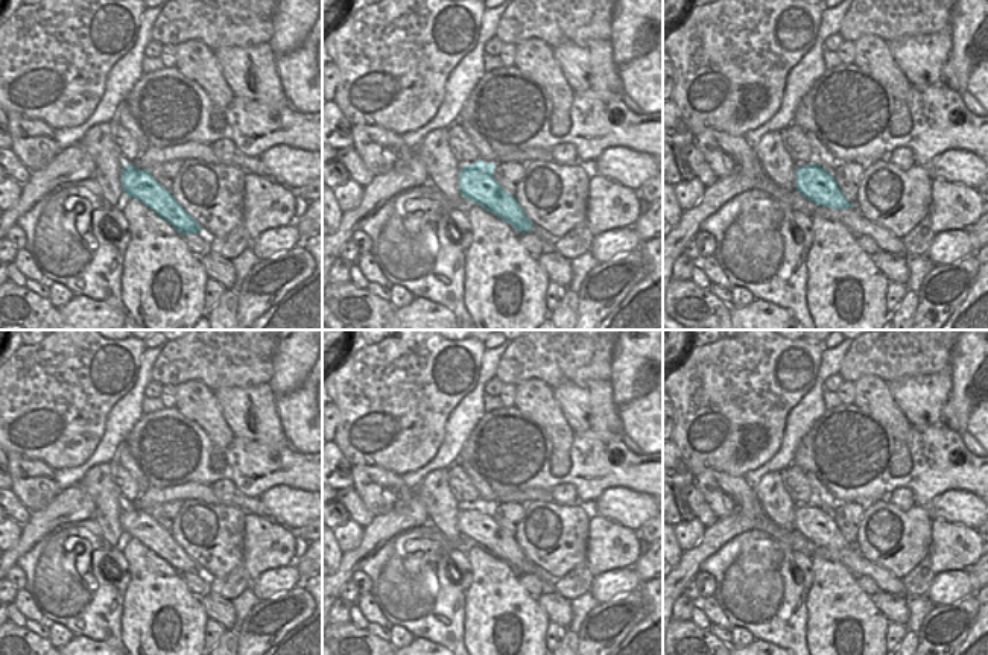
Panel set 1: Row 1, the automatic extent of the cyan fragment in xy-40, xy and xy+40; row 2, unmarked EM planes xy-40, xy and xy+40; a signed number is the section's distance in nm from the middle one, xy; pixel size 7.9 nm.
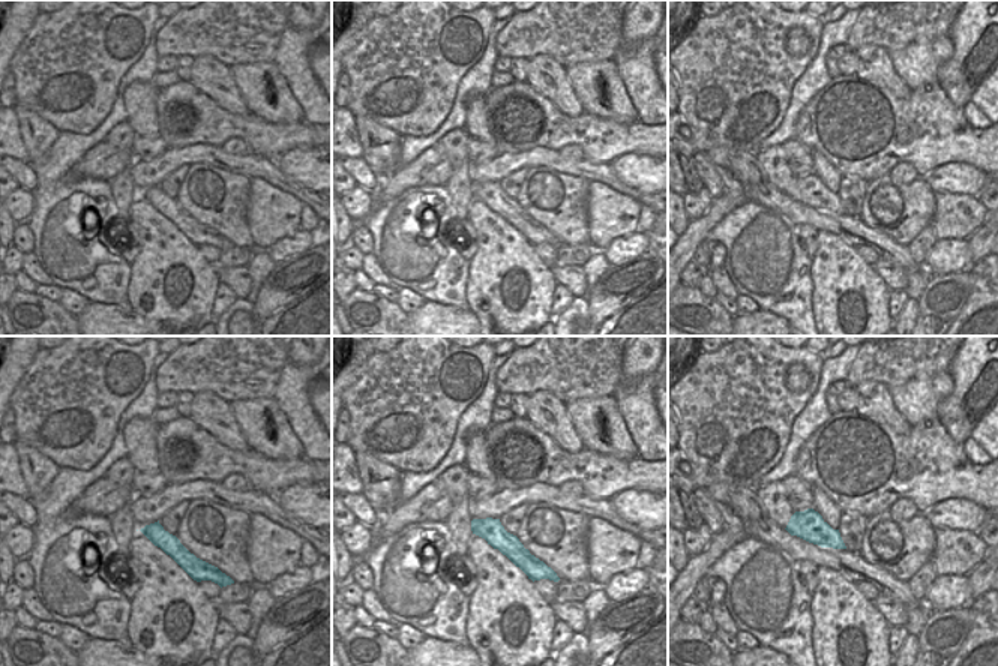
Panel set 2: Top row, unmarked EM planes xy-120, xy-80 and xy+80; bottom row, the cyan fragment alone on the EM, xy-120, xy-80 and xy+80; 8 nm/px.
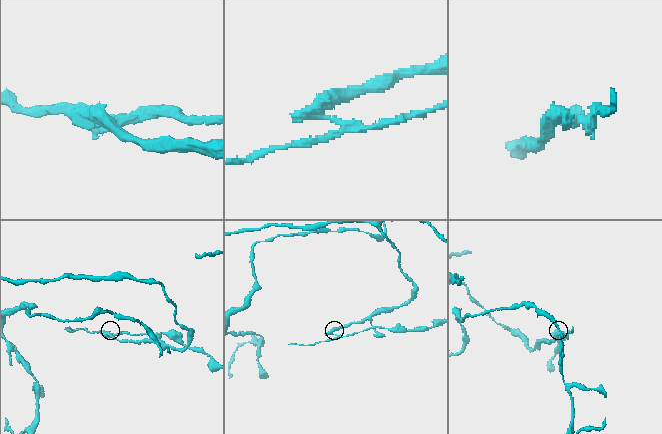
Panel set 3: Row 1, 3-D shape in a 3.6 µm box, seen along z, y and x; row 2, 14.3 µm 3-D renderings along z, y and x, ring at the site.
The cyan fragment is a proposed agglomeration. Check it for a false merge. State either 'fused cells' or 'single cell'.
fused cells

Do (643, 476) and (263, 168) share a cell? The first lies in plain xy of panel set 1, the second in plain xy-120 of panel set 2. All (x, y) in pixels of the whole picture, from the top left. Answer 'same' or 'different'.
different

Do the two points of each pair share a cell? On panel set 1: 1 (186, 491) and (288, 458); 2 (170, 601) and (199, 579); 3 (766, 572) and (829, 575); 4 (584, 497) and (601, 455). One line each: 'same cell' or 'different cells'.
1: different cells
2: different cells
3: different cells
4: same cell

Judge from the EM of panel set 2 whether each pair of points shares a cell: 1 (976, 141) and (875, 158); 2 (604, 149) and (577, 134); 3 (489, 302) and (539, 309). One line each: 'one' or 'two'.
1: one
2: one
3: one

